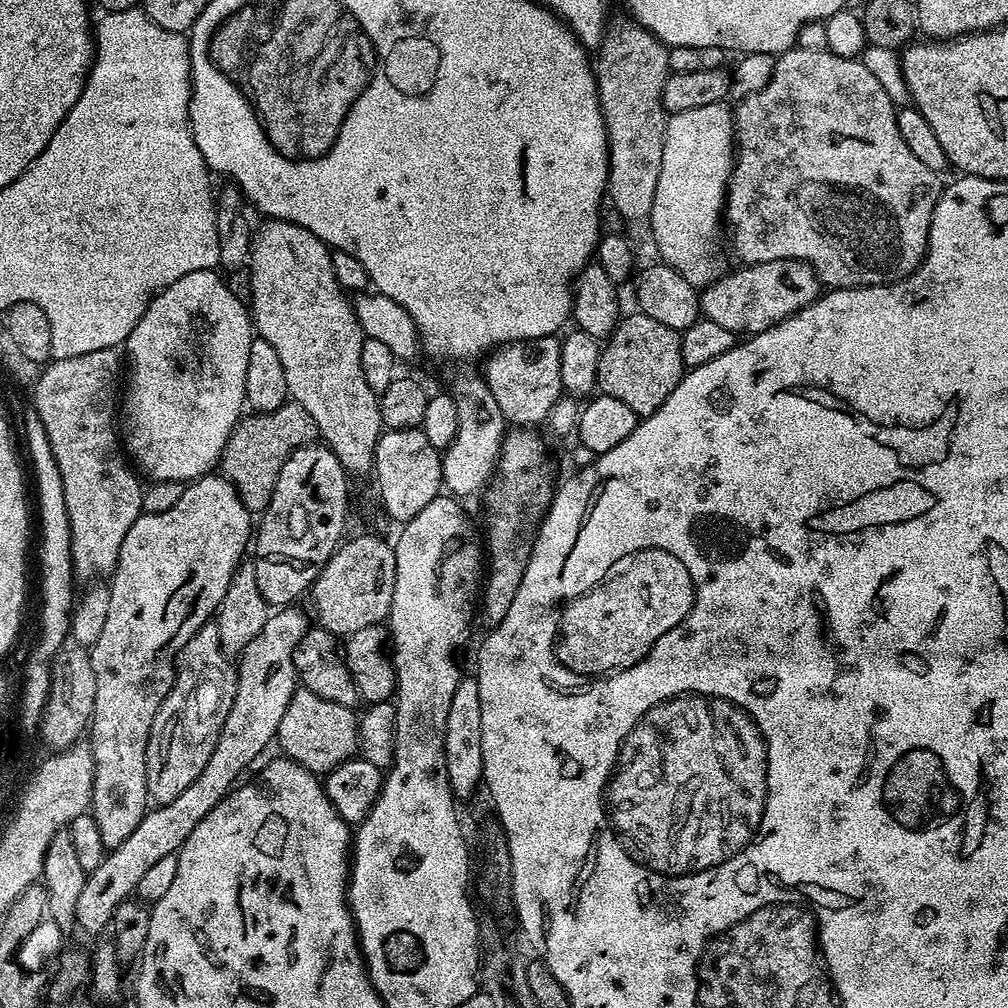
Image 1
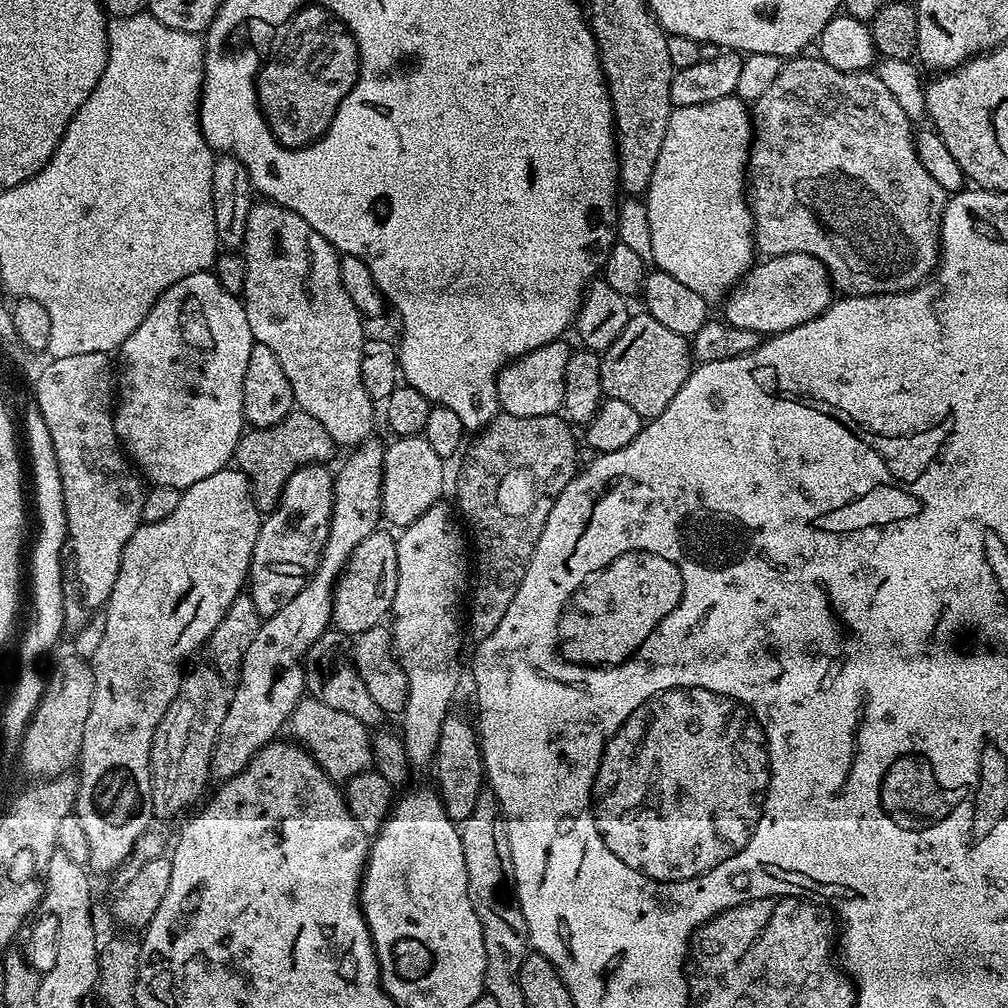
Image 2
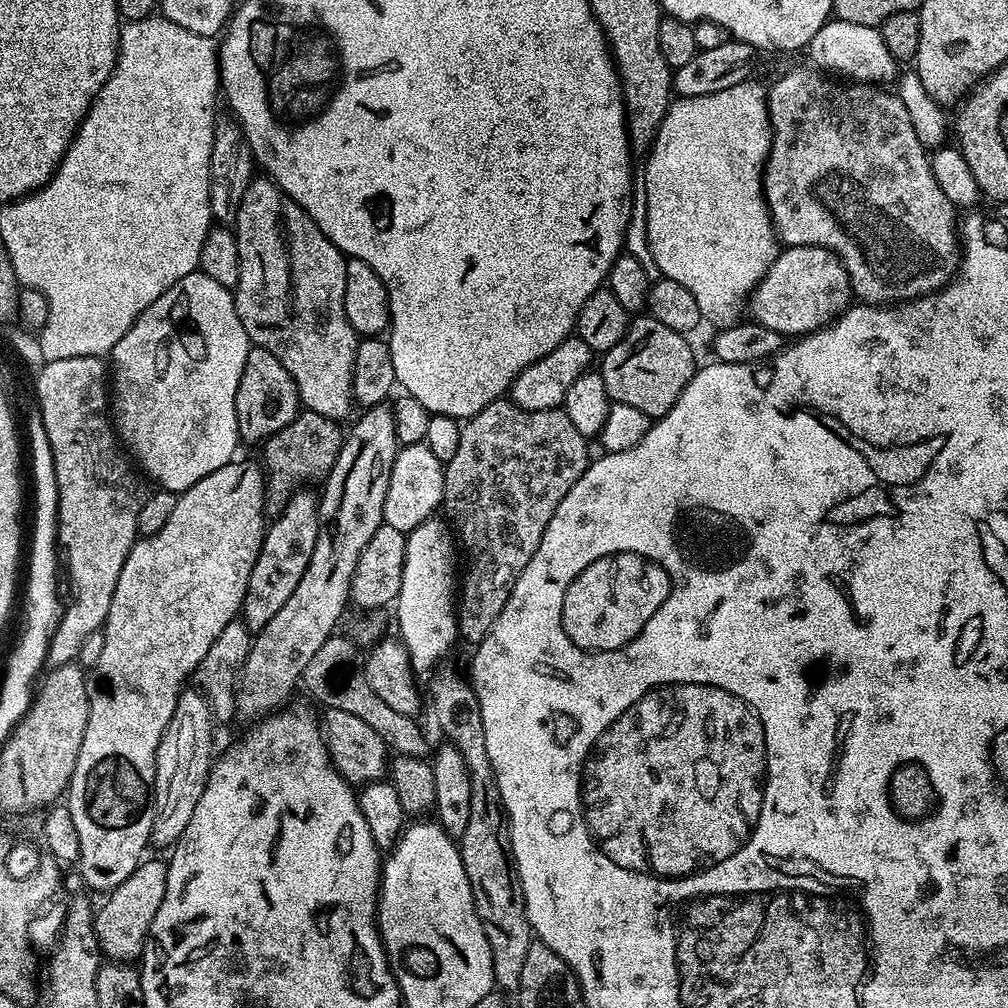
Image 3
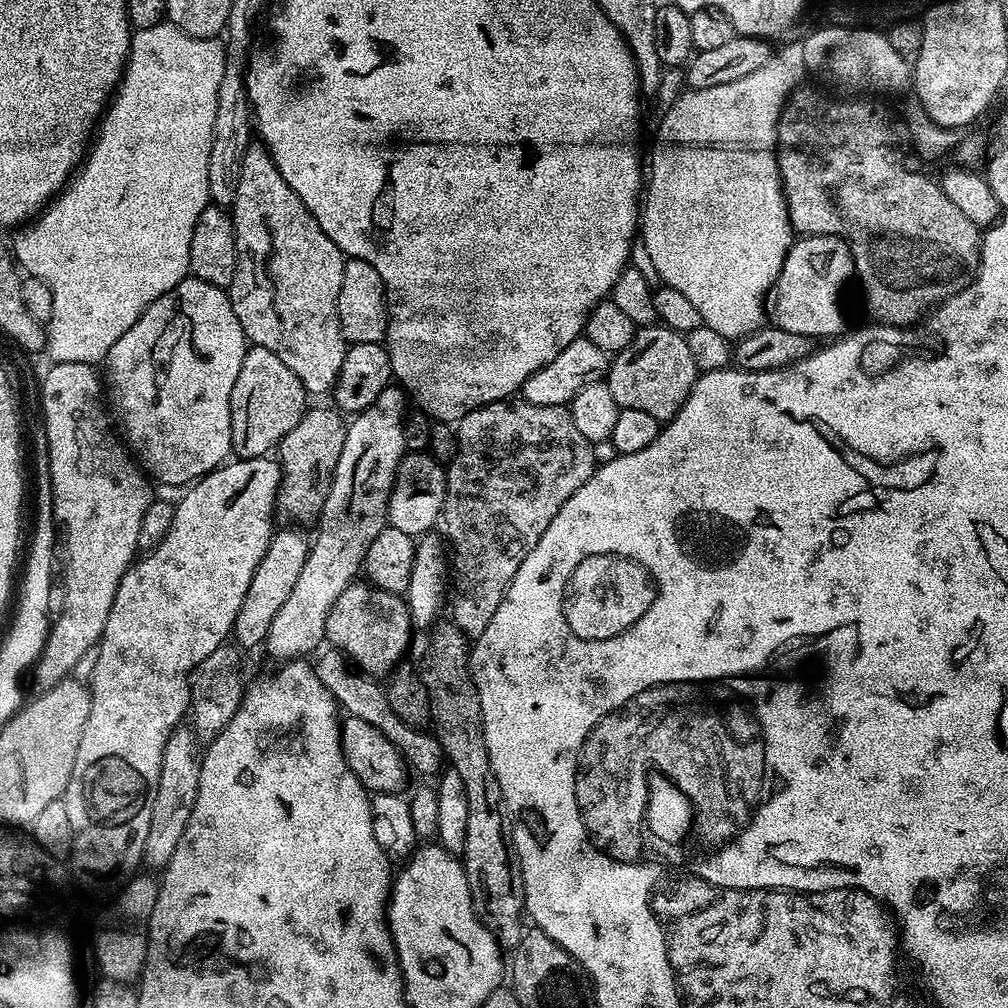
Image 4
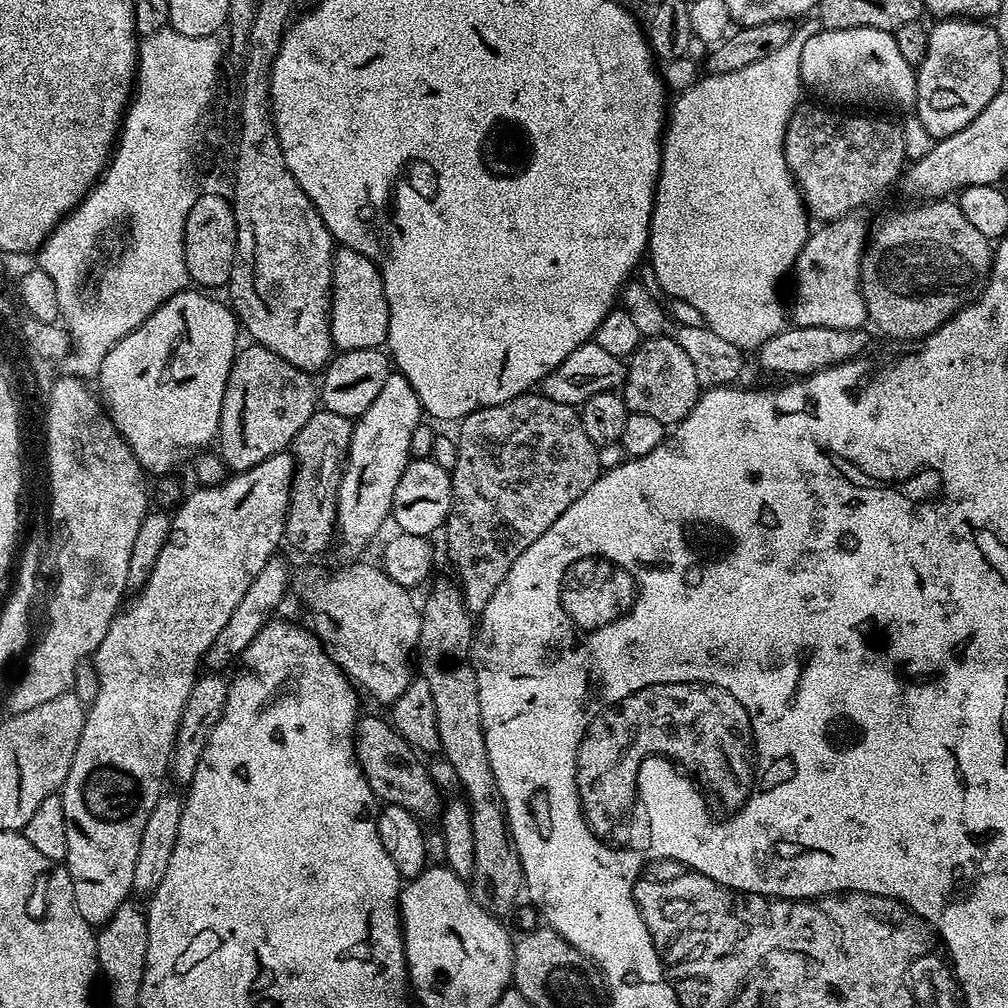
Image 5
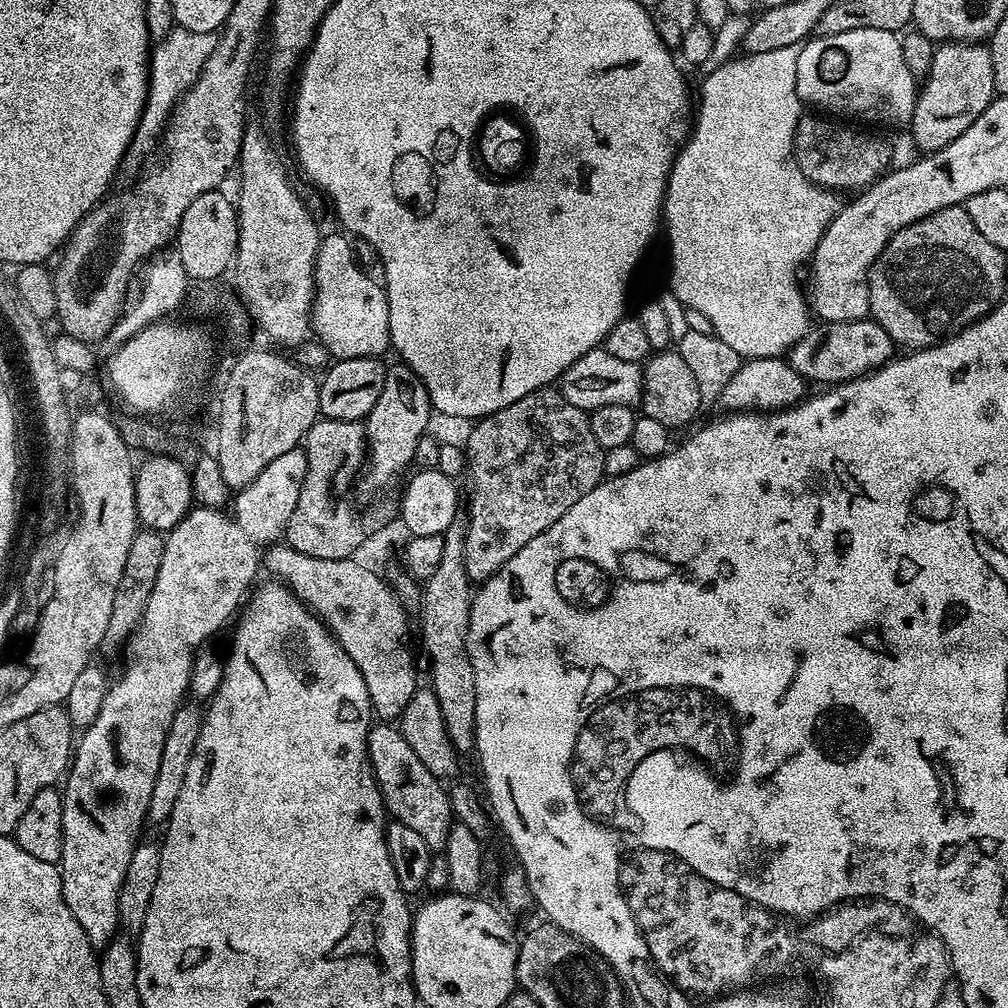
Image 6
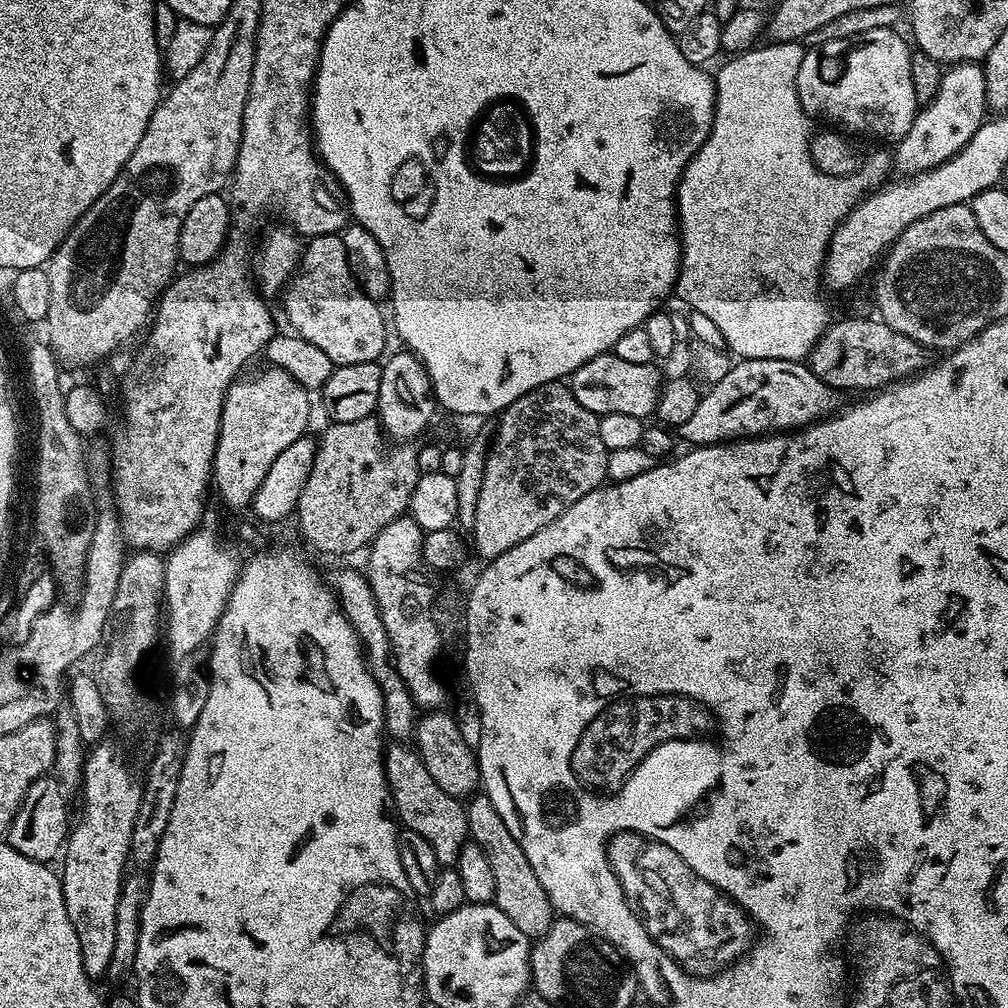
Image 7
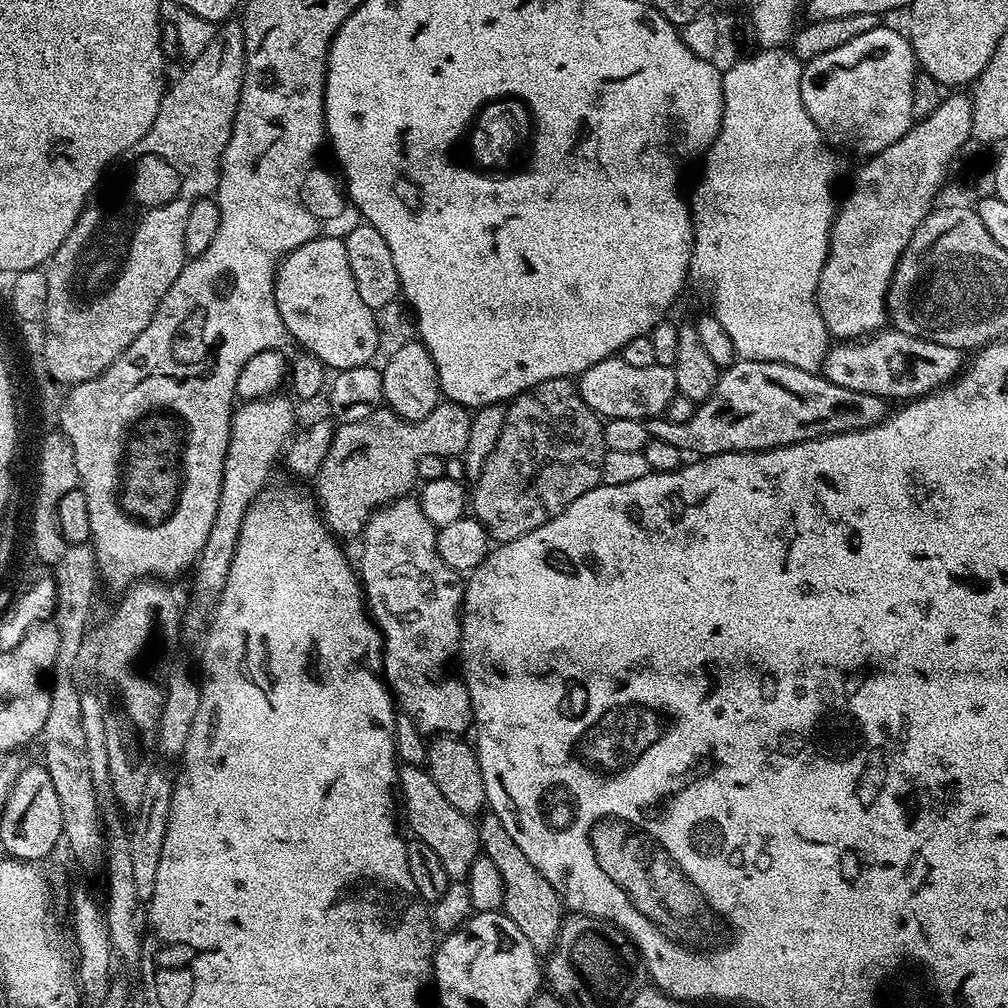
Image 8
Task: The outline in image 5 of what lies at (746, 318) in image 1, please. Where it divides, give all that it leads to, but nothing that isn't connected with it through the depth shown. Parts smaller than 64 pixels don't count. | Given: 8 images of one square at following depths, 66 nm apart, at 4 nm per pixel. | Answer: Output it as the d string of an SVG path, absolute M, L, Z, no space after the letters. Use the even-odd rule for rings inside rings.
M849 214L841 220L829 220L819 225L820 229L813 231L808 241L802 246L794 265L796 276L796 293L790 304L790 320L795 327L826 326L830 330L863 329L868 324L866 302L860 293L860 263L864 257L866 241L870 236L870 228L859 220L859 215Z

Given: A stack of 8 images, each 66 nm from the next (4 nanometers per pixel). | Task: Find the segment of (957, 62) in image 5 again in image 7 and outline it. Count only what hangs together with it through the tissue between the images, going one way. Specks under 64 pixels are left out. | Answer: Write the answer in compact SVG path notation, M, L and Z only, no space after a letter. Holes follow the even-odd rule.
M979 63L954 64L941 75L934 102L917 111L910 130L895 145L894 168L900 174L917 174L951 160L986 119L986 78Z

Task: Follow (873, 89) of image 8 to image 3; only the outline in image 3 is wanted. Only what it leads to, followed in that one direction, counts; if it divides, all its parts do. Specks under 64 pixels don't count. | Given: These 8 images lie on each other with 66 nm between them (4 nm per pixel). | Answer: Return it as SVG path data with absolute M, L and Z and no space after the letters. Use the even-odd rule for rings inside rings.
M832 18L822 26L822 30L818 30L818 34L814 34L806 52L807 55L812 55L811 63L817 69L837 77L848 76L840 78L852 82L884 86L887 85L887 80L895 81L898 76L898 61L890 54L890 50L886 50L886 42L882 42L879 28L858 26L854 22Z

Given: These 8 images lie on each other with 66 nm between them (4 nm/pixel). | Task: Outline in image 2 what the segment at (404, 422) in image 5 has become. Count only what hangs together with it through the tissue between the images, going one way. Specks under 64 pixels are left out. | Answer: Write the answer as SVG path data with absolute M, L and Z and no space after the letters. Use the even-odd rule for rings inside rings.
M369 438L347 453L348 461L335 473L332 485L334 486L334 502L332 503L332 521L326 538L326 546L320 555L318 566L314 574L308 579L308 584L278 610L278 614L267 617L261 623L258 634L254 634L254 642L246 650L246 658L242 658L238 675L240 681L236 684L236 692L231 693L228 701L228 713L218 727L217 740L214 742L213 754L209 762L211 779L223 782L234 778L258 754L260 748L271 743L281 735L280 727L289 723L292 711L299 706L305 695L304 687L304 655L318 642L323 632L329 631L332 624L332 594L337 580L344 573L349 558L358 550L358 545L370 534L377 531L382 524L382 509L380 495L382 494L382 478L384 477L384 450L385 445L379 444L376 438Z

